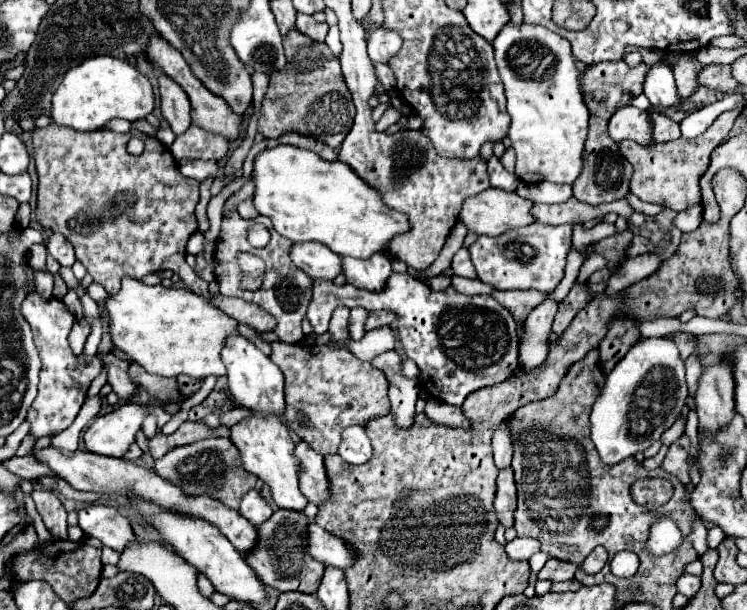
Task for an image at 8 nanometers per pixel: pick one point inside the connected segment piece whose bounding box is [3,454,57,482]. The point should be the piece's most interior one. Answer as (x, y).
(28, 467)

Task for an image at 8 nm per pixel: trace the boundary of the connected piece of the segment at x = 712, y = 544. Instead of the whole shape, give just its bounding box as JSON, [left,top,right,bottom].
[707,526,726,549]

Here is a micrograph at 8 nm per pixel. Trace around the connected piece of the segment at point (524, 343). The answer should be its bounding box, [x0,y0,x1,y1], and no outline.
[519,298,557,370]

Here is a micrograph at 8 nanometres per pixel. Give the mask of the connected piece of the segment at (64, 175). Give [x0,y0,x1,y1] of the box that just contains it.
[33,124,275,332]

